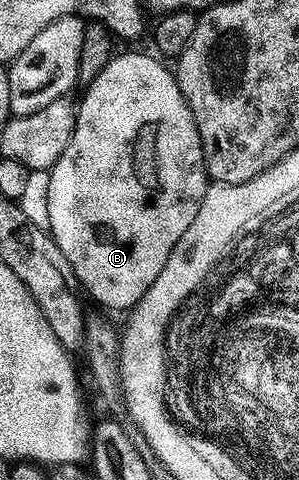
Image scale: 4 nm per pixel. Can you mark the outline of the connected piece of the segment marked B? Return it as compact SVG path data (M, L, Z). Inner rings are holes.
M135 51L129 52L128 55L116 54L107 62L105 69L97 73L95 80L82 92L83 100L78 100L73 137L69 137L69 145L65 145L65 153L57 157L49 177L49 230L61 253L65 253L65 261L69 261L80 288L86 294L88 291L103 307L112 307L115 311L124 310L123 312L137 306L141 297L145 297L149 285L157 281L161 269L165 269L165 261L169 261L169 253L173 253L173 245L181 241L185 229L189 229L193 217L197 217L197 209L201 209L201 201L205 201L205 193L209 186L201 137L197 133L197 121L193 121L193 113L177 85L172 68L162 67L158 63L160 60L154 54L151 55L138 55Z

